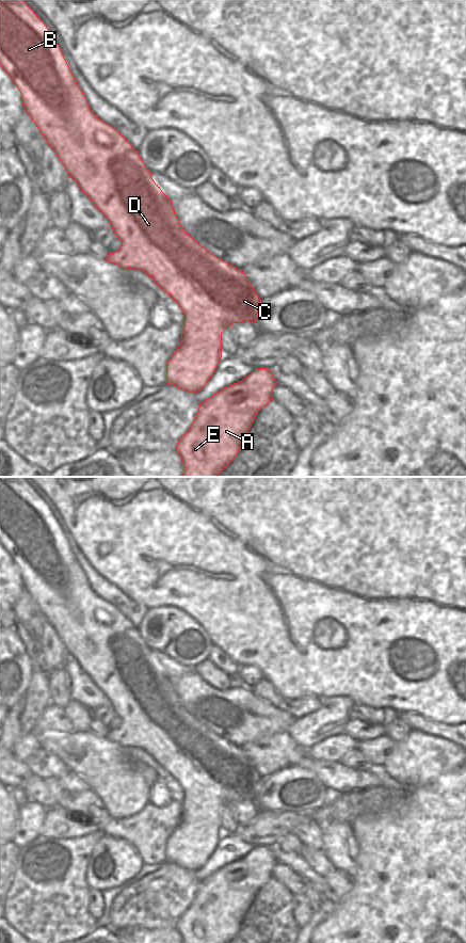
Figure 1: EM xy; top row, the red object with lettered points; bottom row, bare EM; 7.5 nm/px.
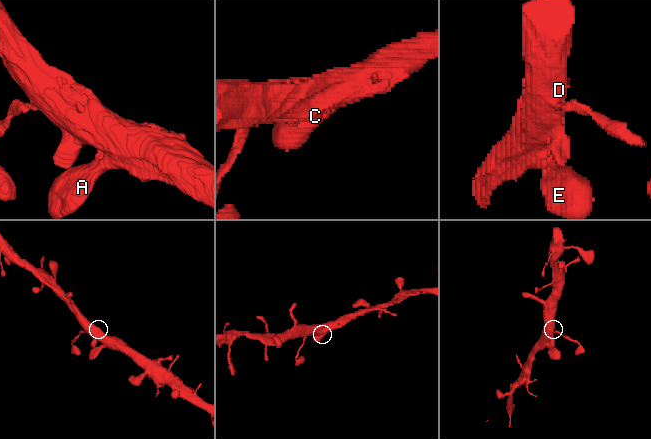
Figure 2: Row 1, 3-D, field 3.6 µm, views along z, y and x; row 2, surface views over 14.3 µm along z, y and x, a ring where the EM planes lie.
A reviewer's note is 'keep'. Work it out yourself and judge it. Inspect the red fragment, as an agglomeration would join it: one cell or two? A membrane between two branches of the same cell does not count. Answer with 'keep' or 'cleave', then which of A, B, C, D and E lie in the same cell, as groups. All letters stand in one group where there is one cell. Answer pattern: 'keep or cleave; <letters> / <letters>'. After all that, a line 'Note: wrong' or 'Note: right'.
keep; A B C D E
Note: right

